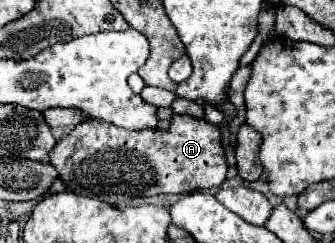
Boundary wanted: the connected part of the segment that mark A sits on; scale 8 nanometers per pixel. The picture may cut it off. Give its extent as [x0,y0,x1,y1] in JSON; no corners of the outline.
[50,114,228,206]

